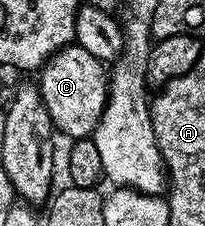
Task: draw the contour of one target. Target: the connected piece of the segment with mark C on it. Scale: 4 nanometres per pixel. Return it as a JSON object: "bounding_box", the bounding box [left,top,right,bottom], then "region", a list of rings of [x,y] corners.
{"bounding_box":[36,47,108,139],"region":[[[67,47],[58,50],[40,70],[42,78],[36,81],[38,94],[42,96],[44,107],[48,111],[48,115],[52,119],[55,130],[59,134],[62,133],[69,139],[89,138],[94,132],[94,128],[98,125],[100,115],[106,106],[106,94],[108,92],[107,78],[102,78],[103,62],[97,61],[92,55],[88,55],[88,51],[77,47]]]}

